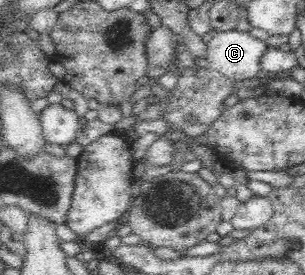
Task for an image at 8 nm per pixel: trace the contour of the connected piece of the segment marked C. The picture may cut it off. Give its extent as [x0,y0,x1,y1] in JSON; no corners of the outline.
[207,31,270,80]

